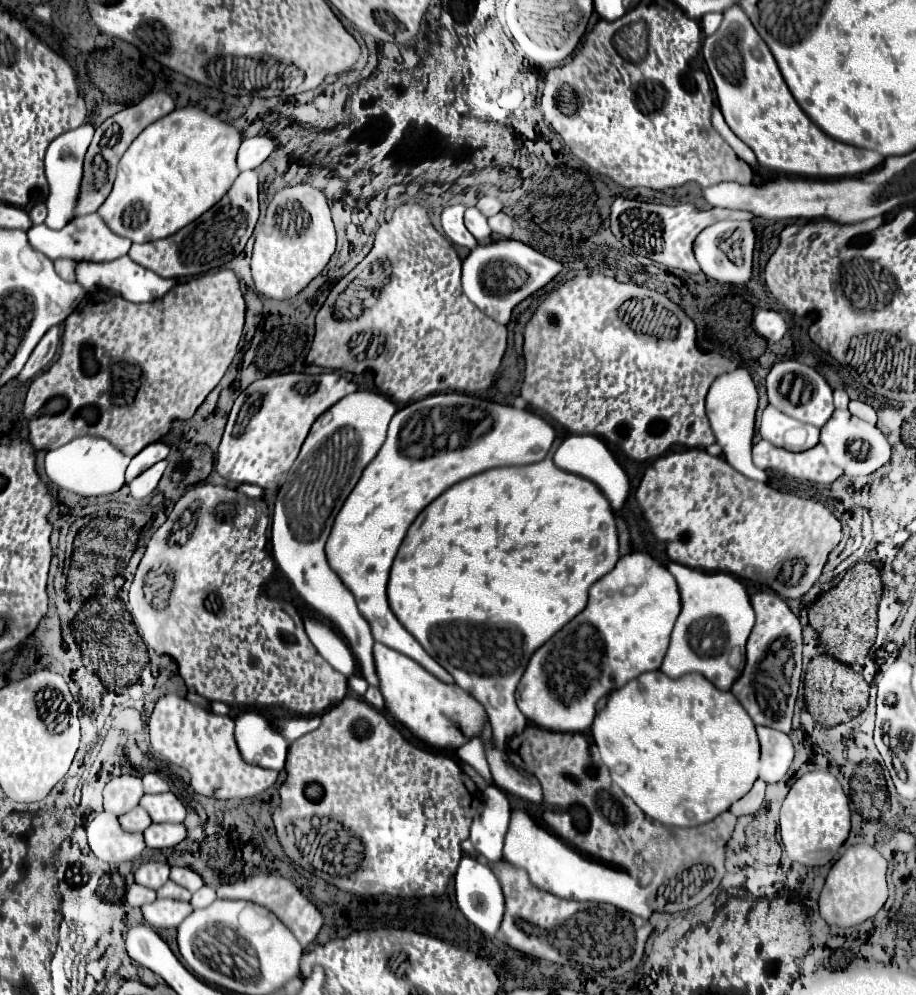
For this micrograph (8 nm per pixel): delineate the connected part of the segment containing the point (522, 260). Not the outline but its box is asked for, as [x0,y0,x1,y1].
[463,239,563,325]

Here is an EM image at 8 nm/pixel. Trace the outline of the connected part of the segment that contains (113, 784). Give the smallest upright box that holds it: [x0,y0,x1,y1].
[103,775,143,817]

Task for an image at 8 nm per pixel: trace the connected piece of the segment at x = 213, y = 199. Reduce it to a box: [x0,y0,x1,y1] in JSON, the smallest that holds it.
[97,107,241,243]

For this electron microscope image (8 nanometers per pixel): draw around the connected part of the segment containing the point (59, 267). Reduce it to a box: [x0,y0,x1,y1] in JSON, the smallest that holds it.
[55,259,75,281]

